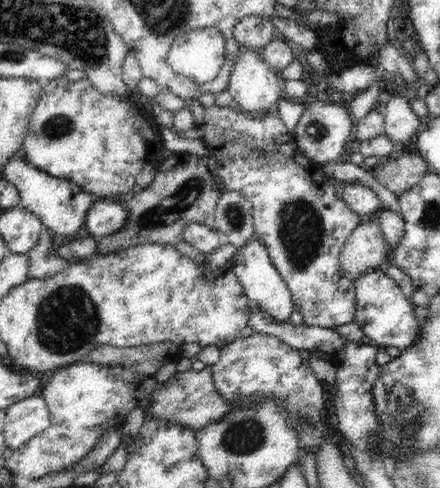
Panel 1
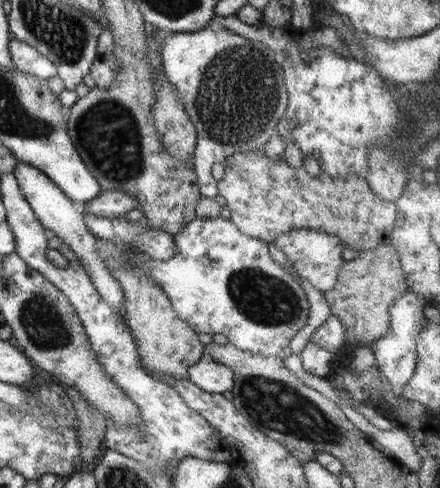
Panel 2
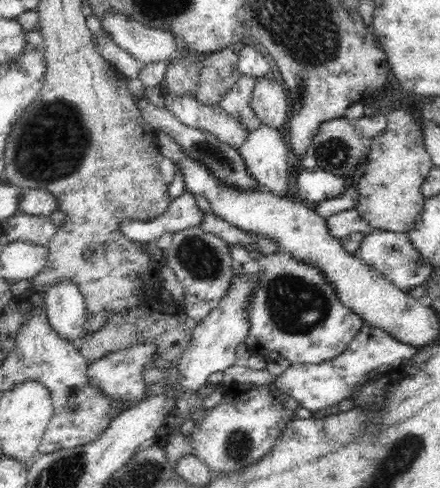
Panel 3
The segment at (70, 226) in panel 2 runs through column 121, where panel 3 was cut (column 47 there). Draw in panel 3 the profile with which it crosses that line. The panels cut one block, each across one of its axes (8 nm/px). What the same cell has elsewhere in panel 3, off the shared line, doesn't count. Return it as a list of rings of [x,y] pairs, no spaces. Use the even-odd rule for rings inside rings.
[[[62,279],[47,286],[48,290],[44,292],[45,310],[48,320],[54,332],[58,333],[60,338],[70,343],[78,344],[82,336],[86,333],[84,324],[86,320],[85,297],[80,293],[78,284],[70,279]]]

